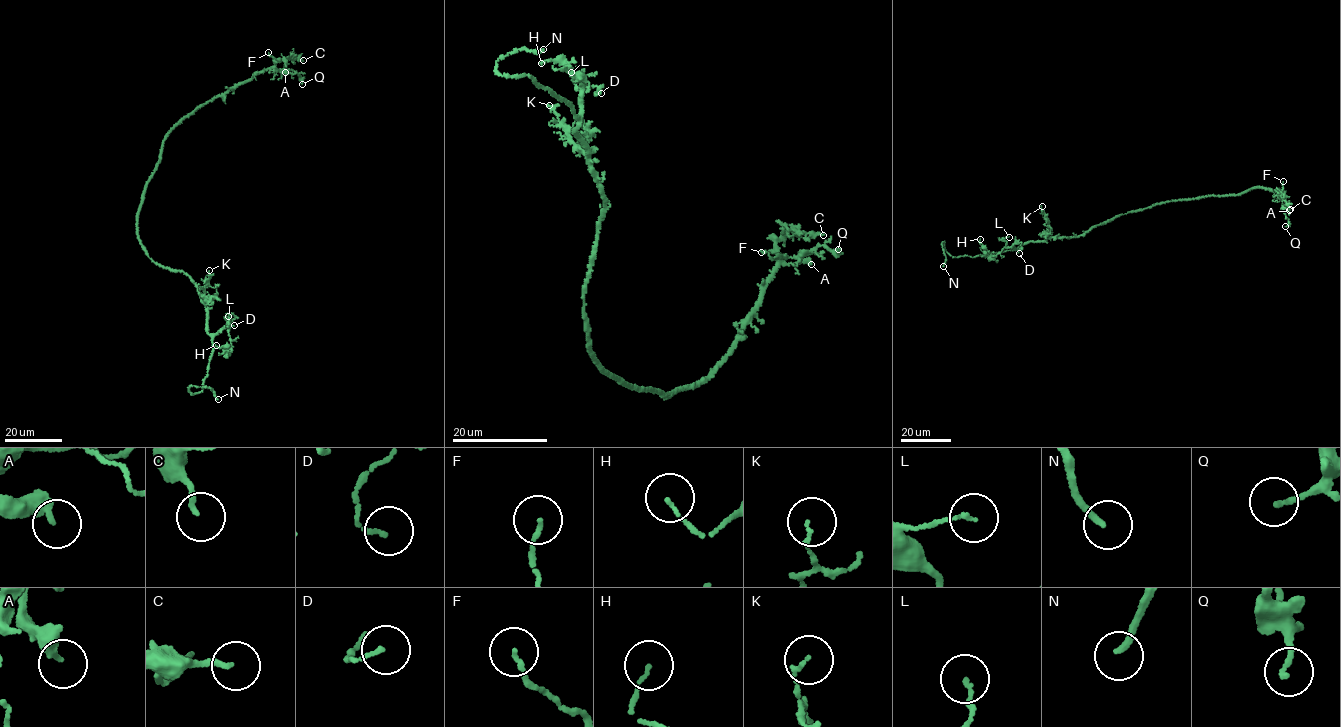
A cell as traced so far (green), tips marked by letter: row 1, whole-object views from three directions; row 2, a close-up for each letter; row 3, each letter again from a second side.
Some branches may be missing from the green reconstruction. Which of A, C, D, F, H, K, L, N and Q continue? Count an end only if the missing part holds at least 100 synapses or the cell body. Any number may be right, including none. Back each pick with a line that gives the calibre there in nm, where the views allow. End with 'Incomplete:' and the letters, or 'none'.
N: Thickness 200 nm
Incomplete: N

